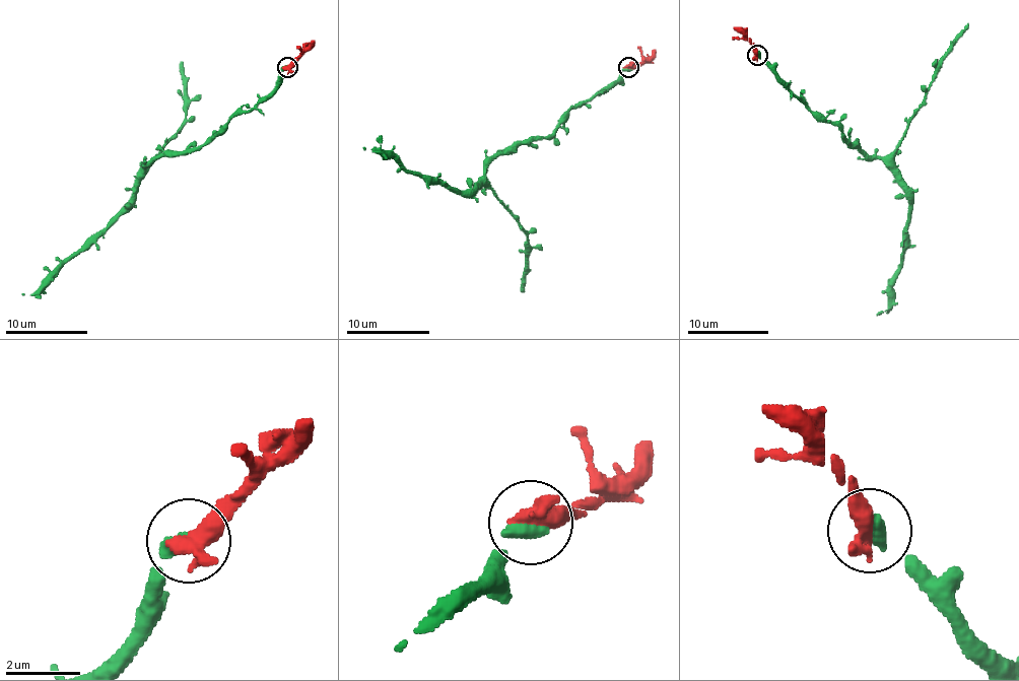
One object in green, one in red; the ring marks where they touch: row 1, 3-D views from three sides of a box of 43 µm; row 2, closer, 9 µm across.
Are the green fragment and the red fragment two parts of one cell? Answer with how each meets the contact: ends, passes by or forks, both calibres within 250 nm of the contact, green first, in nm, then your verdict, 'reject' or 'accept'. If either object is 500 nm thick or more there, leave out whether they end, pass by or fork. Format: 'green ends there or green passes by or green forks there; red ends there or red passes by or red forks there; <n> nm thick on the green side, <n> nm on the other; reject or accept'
400 nm thick on the green side, 600 nm on the other; accept

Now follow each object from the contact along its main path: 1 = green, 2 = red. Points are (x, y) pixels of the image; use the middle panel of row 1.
1: (629, 68), (569, 111), (544, 137), (515, 142), (488, 164), (472, 189), (414, 175), (396, 159), (362, 148)
2: (629, 68), (656, 49)

